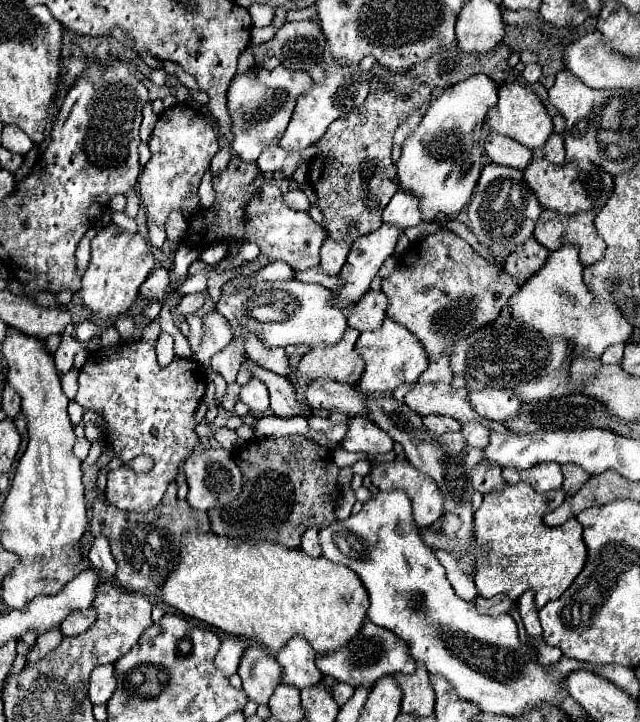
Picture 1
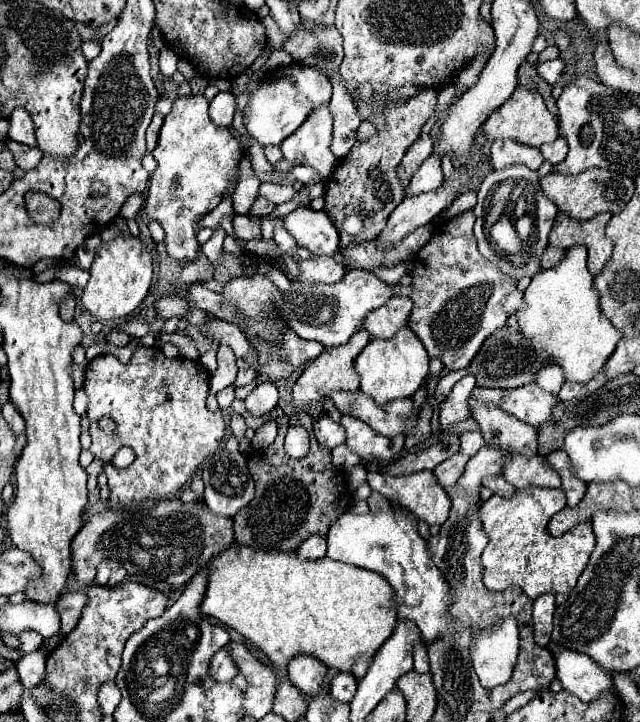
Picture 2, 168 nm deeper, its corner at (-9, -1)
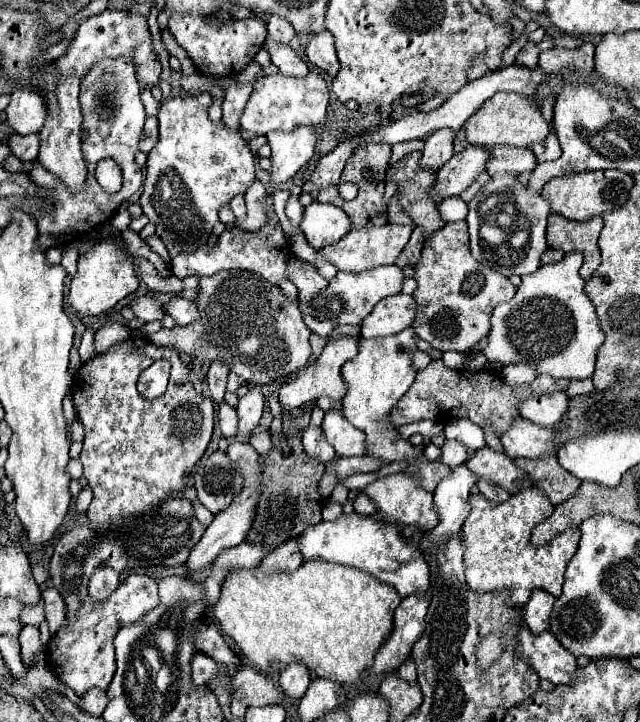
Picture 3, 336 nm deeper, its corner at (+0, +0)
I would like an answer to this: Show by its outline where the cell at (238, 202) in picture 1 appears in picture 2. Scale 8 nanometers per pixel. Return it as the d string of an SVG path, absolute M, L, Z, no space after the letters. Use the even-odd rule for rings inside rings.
M297 207L283 217L285 229L297 241L297 247L311 251L313 255L335 255L339 249L339 233L329 221L325 211L313 211L309 207Z

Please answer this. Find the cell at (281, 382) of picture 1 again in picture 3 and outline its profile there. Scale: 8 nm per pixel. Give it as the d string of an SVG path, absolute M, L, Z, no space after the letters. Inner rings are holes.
M176 296L170 302L166 302L164 310L180 326L186 326L186 324L190 324L190 322L194 322L198 318L196 316L196 304L190 302L190 300L186 300L186 298L182 298L182 296Z

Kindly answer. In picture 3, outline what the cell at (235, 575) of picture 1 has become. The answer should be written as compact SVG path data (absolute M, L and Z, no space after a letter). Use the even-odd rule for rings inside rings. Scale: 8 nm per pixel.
M308 560L294 572L264 574L260 568L232 572L224 580L220 600L216 602L214 616L222 624L222 630L238 644L248 656L252 666L270 676L278 676L288 664L300 662L320 678L328 678L340 684L356 686L362 682L364 672L372 666L372 660L380 646L388 640L394 626L394 610L400 604L398 592L366 572L350 566L330 564L322 560Z

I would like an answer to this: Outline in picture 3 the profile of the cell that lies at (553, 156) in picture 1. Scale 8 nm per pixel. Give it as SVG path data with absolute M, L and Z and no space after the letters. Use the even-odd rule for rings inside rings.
M552 132L546 140L534 144L534 146L532 146L532 152L536 154L536 160L538 160L538 162L548 162L548 160L560 158L562 148L560 148L560 142L558 142L556 134Z

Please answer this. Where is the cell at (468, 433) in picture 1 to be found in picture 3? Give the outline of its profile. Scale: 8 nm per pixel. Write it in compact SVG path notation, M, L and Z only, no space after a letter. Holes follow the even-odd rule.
M446 440L440 450L442 450L440 460L444 464L448 464L450 468L460 466L460 464L464 464L468 460L468 448L462 442L458 442L458 440Z

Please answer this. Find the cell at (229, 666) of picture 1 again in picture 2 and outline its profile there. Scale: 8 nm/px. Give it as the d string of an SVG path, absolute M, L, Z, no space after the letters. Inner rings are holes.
M227 647L219 649L217 655L211 659L211 677L217 681L233 681L233 677L239 673L237 665L233 663L231 651Z

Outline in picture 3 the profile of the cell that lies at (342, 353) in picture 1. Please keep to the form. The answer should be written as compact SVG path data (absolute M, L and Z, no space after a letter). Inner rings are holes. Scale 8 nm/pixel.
M340 336L340 338L332 338L322 354L316 358L314 364L306 366L292 382L284 384L280 388L280 404L284 408L298 408L310 400L316 400L320 396L328 396L330 400L342 400L346 396L346 384L340 376L340 368L346 360L352 360L358 354L358 338L350 338L350 336Z

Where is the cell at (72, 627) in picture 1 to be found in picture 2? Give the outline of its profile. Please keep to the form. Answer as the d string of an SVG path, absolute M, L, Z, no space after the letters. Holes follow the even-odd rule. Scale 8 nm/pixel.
M77 591L77 593L65 593L59 597L57 601L57 609L59 609L59 615L61 615L61 633L71 633L79 619L81 619L81 611L87 603L87 595Z

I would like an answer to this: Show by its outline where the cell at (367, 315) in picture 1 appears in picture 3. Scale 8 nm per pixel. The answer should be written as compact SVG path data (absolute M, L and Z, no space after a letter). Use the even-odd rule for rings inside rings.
M396 294L380 300L370 316L362 322L362 338L390 336L412 326L416 318L416 300L408 294Z

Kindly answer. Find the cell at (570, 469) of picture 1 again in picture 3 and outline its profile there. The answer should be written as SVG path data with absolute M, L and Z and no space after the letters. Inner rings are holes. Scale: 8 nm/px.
M548 456L540 460L516 458L514 462L520 470L528 474L528 478L532 480L532 486L542 490L554 506L568 500L582 484L580 480L576 480L576 476L572 476L566 468L560 466L556 456Z

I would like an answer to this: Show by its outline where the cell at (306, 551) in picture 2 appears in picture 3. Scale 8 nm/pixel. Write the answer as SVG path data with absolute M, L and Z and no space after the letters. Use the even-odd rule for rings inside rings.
M288 540L282 546L278 546L272 554L268 554L262 562L260 568L264 572L292 572L302 564L302 556L298 550L296 540Z

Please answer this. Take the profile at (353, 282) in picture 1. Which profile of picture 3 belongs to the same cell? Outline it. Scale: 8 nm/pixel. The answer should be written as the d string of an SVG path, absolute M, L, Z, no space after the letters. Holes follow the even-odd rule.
M468 146L466 150L454 154L452 160L438 168L434 194L440 198L450 198L464 192L476 176L486 170L488 154L488 148L482 146Z

